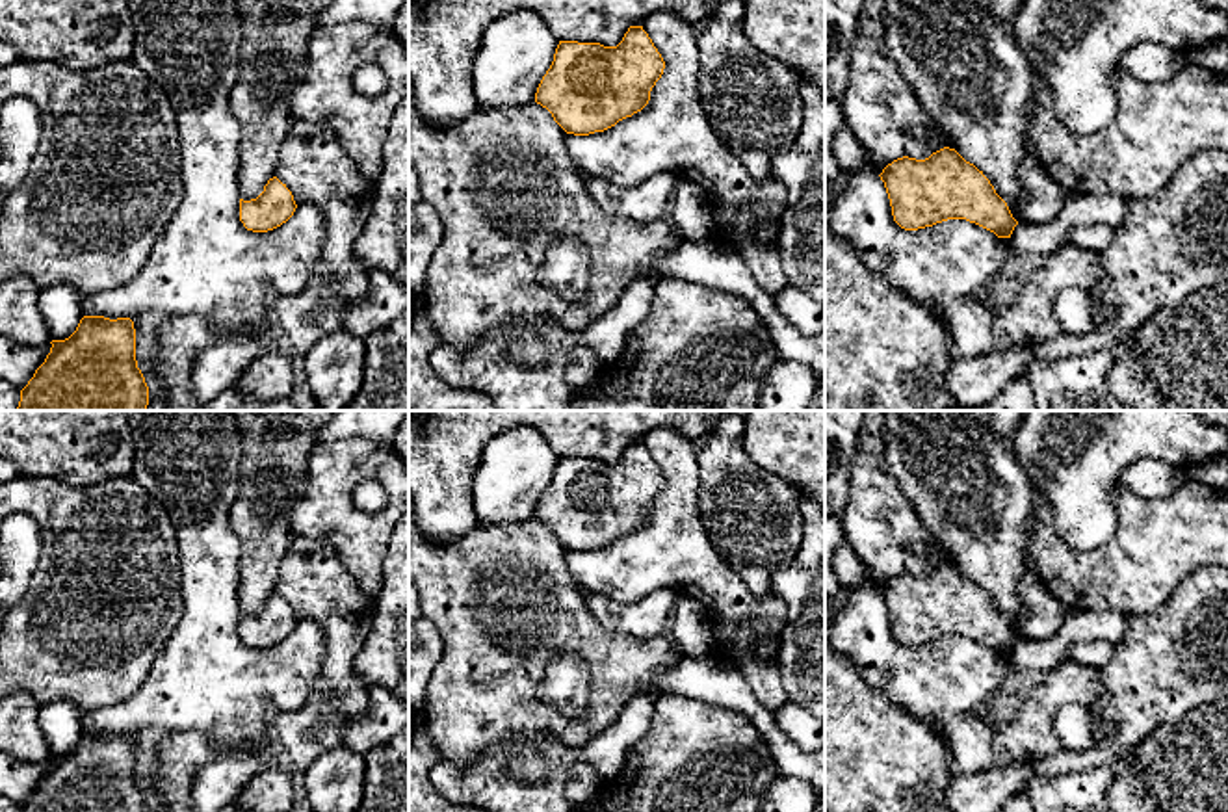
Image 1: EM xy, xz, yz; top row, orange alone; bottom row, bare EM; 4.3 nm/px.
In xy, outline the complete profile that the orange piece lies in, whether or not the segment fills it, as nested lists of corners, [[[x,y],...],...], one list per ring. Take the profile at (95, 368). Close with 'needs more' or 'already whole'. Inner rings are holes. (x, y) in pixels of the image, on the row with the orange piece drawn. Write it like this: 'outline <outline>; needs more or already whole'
outline [[[84,316],[20,390],[17,411],[147,411],[130,318]]]; already whole

